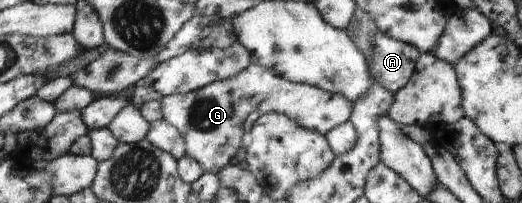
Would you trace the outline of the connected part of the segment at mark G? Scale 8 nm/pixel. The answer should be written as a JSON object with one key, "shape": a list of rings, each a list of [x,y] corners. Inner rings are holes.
{"shape":[[[252,62],[232,78],[214,81],[204,88],[188,94],[166,95],[160,101],[163,114],[162,120],[175,126],[184,137],[185,154],[197,160],[206,172],[214,174],[222,170],[238,154],[238,150],[242,146],[240,140],[244,136],[242,124],[244,124],[244,120],[248,118],[250,112],[256,110],[256,112],[263,115],[273,110],[275,113],[289,117],[290,120],[297,121],[302,128],[316,131],[325,136],[334,127],[350,120],[353,110],[351,102],[345,96],[335,95],[304,83],[298,84],[284,80],[281,76],[273,74],[271,70]]]}

